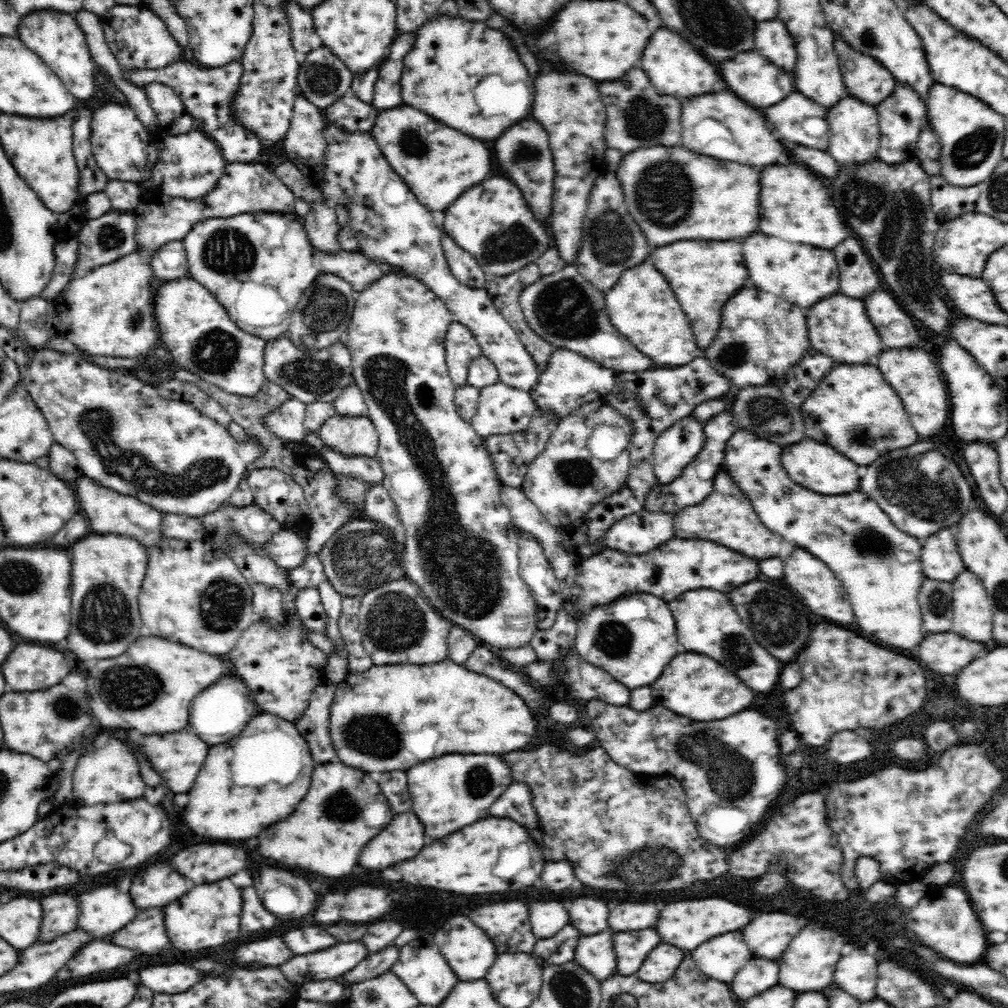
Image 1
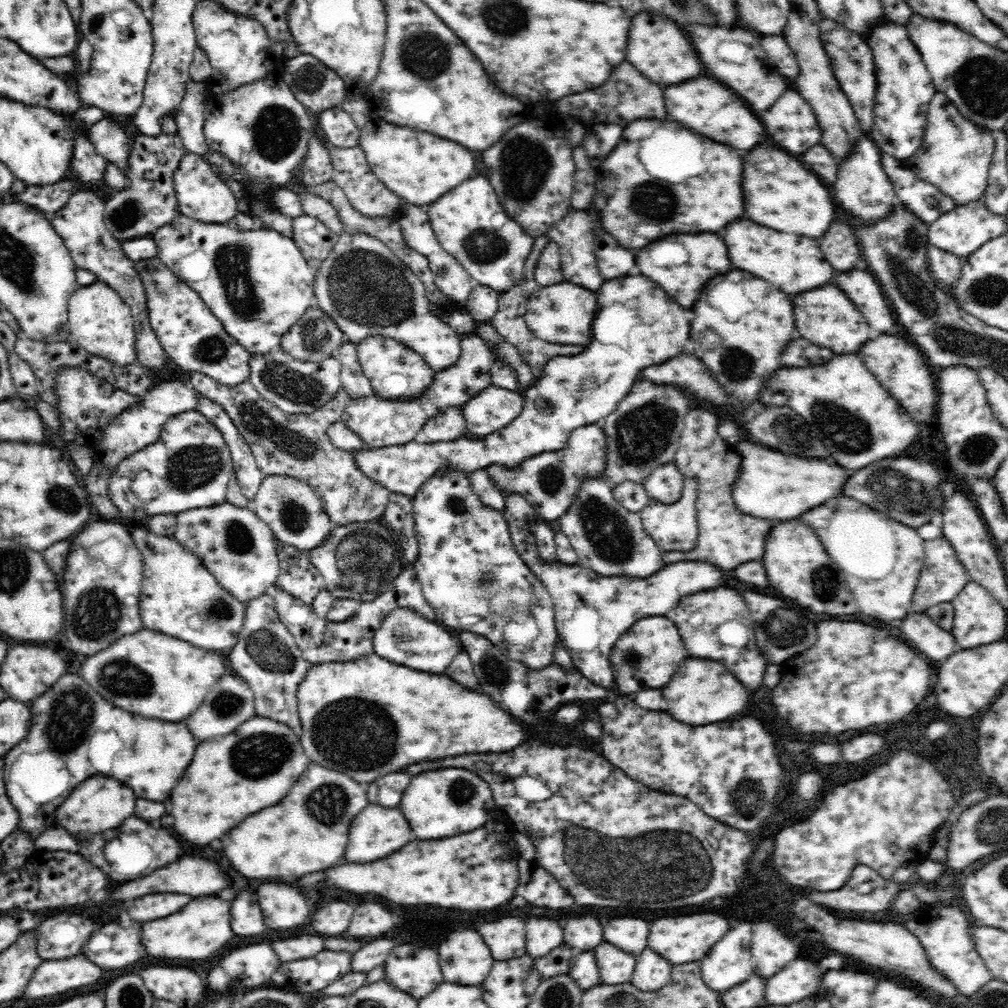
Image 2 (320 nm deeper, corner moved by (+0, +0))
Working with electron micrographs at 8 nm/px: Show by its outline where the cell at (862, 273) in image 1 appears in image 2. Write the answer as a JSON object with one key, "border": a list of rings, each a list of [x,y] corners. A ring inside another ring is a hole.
{"border":[[[834,222],[830,226],[828,234],[820,238],[820,248],[826,260],[840,272],[848,272],[856,268],[856,262],[860,260],[858,240],[852,234],[852,228],[842,222]]]}

